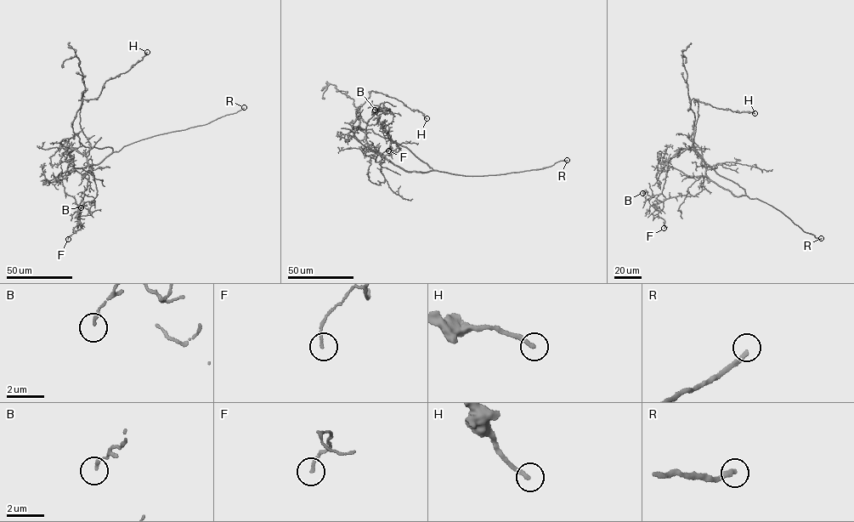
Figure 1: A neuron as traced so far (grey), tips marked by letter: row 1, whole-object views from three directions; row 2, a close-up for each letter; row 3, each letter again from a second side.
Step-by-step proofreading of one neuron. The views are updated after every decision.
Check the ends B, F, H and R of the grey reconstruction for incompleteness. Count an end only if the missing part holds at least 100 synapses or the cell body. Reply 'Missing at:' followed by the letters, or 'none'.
Missing at: R

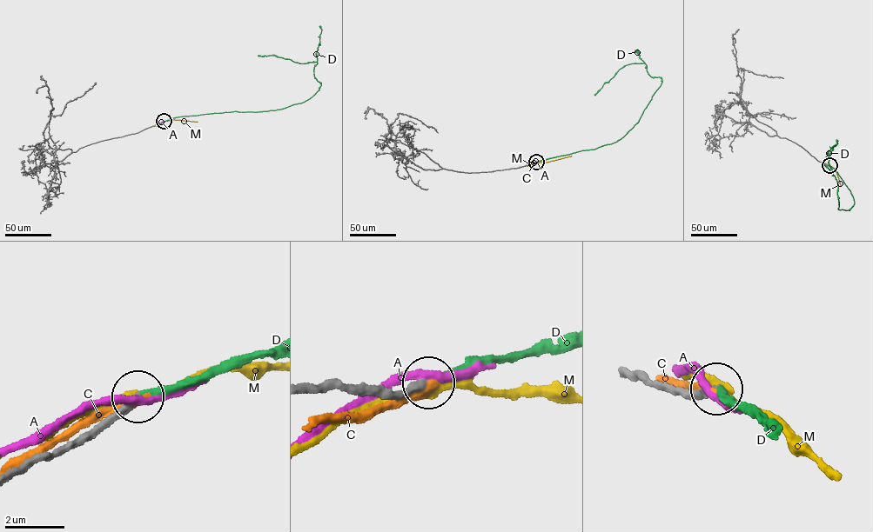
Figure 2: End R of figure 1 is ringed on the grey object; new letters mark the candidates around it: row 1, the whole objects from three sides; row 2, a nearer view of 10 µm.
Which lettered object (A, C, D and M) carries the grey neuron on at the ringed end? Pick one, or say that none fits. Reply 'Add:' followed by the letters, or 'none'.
Add: D

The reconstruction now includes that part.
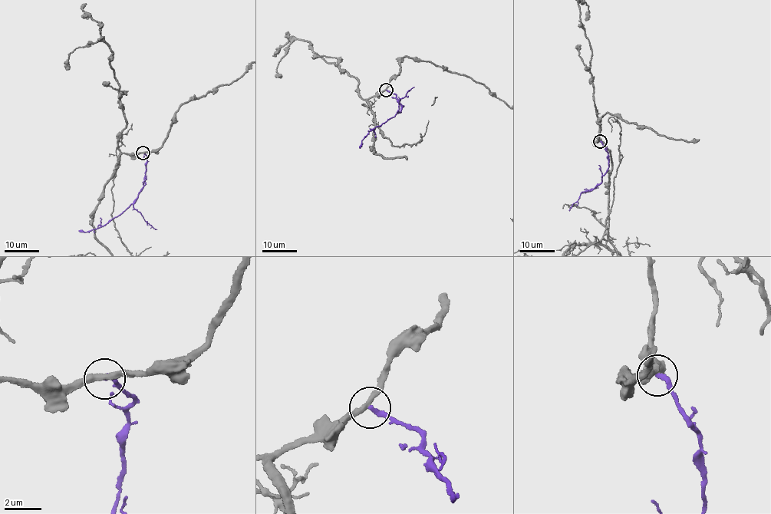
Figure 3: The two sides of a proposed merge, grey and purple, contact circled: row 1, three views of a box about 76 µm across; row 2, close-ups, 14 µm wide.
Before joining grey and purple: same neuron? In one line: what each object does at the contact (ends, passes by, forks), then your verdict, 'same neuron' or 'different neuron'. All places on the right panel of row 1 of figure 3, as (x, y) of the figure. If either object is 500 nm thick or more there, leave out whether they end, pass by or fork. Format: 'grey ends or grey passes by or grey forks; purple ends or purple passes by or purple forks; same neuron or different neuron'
grey passes by; purple ends; different neuron

